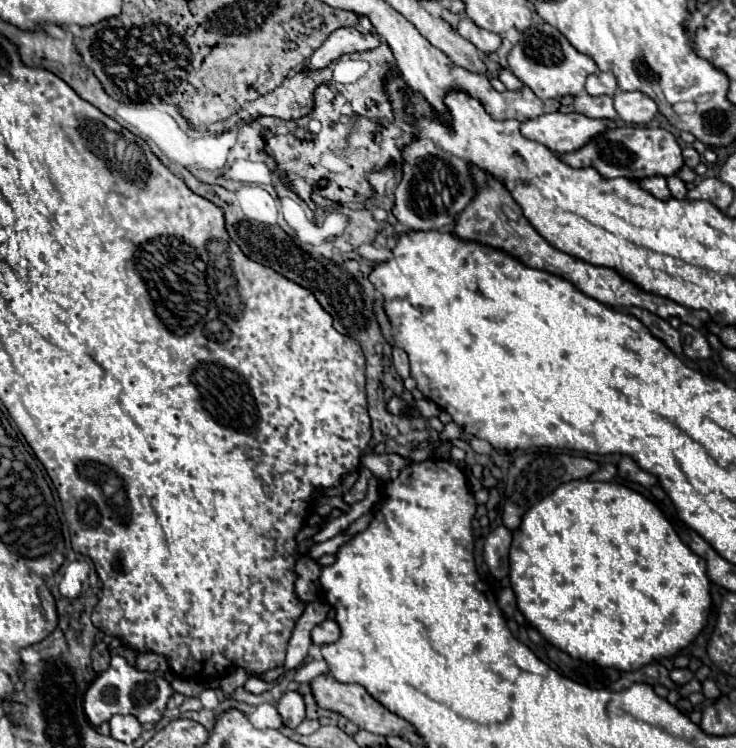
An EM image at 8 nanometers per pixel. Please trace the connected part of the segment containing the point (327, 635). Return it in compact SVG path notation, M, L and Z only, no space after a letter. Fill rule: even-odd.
M324 620L322 624L318 624L314 630L312 630L312 642L322 646L322 644L332 644L336 642L340 636L340 628L334 620Z

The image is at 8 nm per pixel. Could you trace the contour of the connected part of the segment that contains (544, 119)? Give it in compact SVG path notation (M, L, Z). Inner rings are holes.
M550 112L550 114L542 114L534 120L524 122L520 126L520 132L530 140L548 146L552 152L566 154L566 152L576 152L578 148L582 148L582 144L588 144L594 136L598 136L598 132L606 132L610 126L612 126L612 120L594 120L594 118L588 118L582 114Z

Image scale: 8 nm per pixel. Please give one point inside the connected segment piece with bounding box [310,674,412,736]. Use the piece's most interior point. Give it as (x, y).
(351, 700)

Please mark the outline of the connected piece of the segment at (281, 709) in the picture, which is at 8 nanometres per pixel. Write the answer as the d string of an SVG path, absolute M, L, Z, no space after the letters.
M286 692L278 702L278 714L282 716L282 724L290 730L302 724L304 720L304 700L298 692Z

